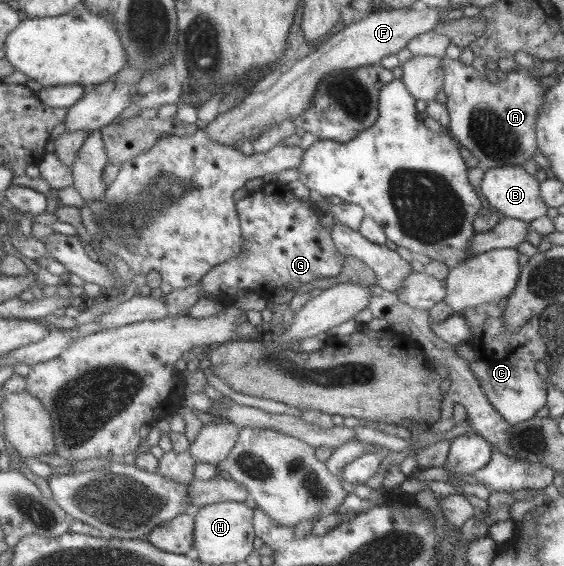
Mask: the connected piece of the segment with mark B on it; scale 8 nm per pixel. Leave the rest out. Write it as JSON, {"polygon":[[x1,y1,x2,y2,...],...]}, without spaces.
{"polygon":[[503,166,488,168,481,180,481,194,487,199,489,205,497,209,508,218,530,223,546,216,547,206,543,203,539,193,539,182,525,172,522,166]]}

